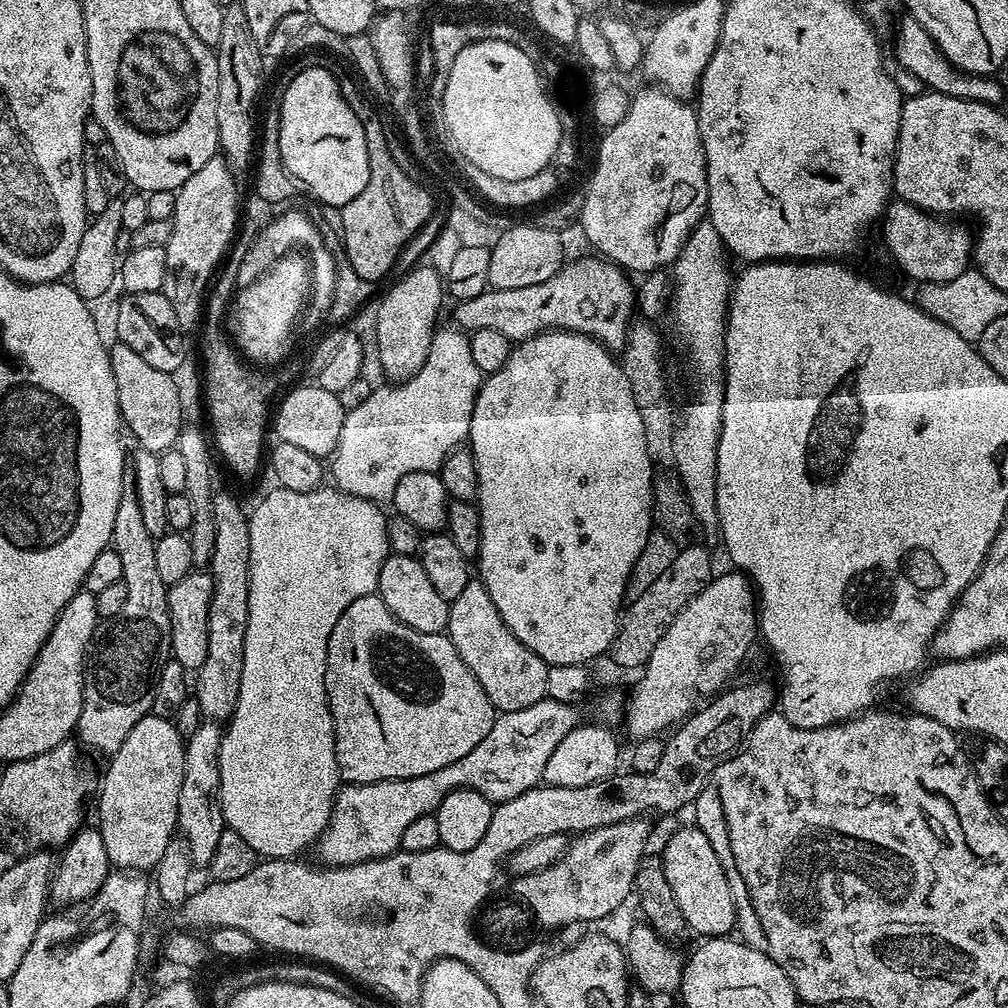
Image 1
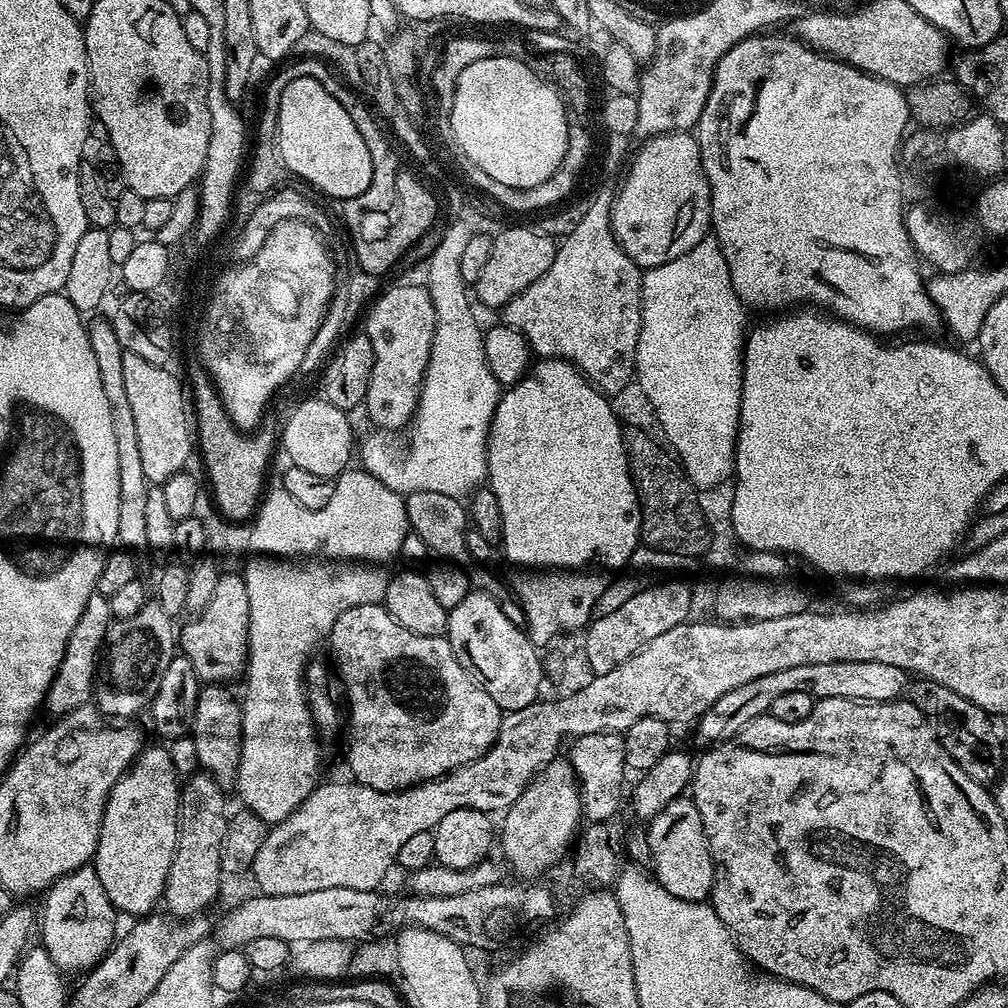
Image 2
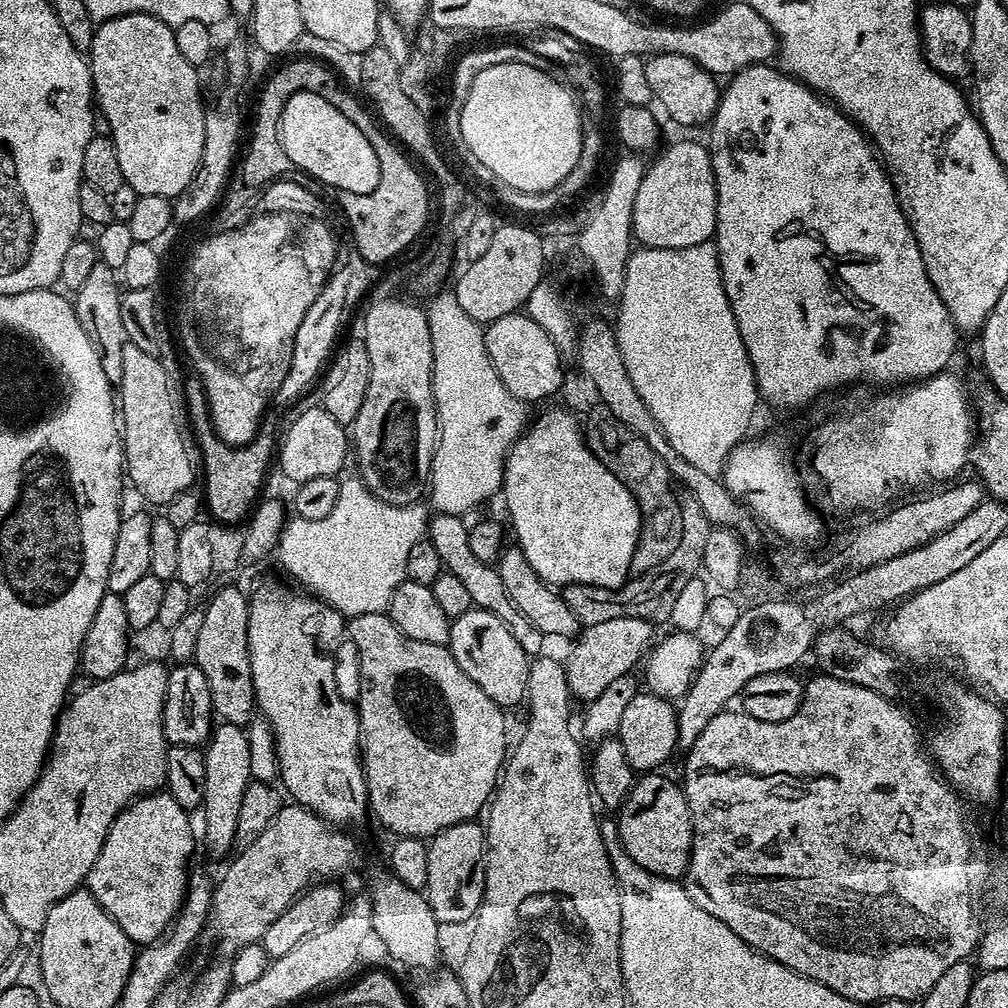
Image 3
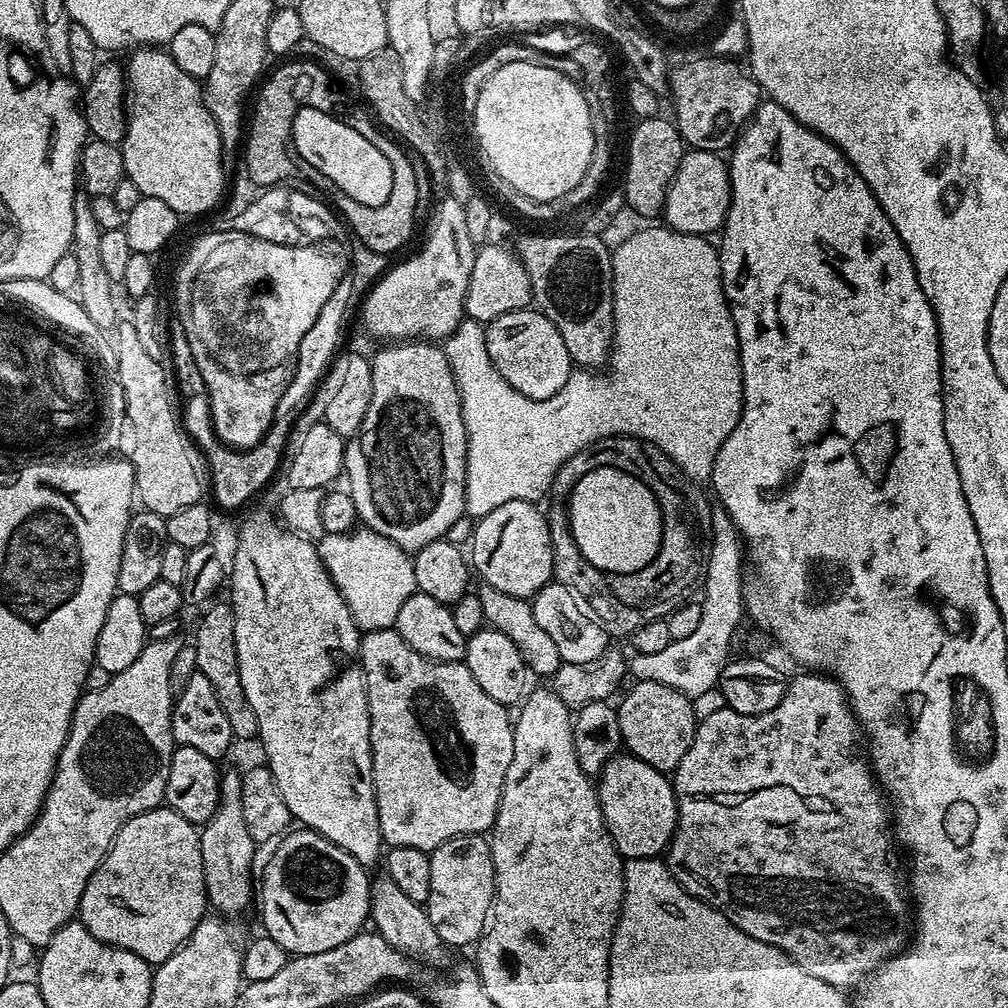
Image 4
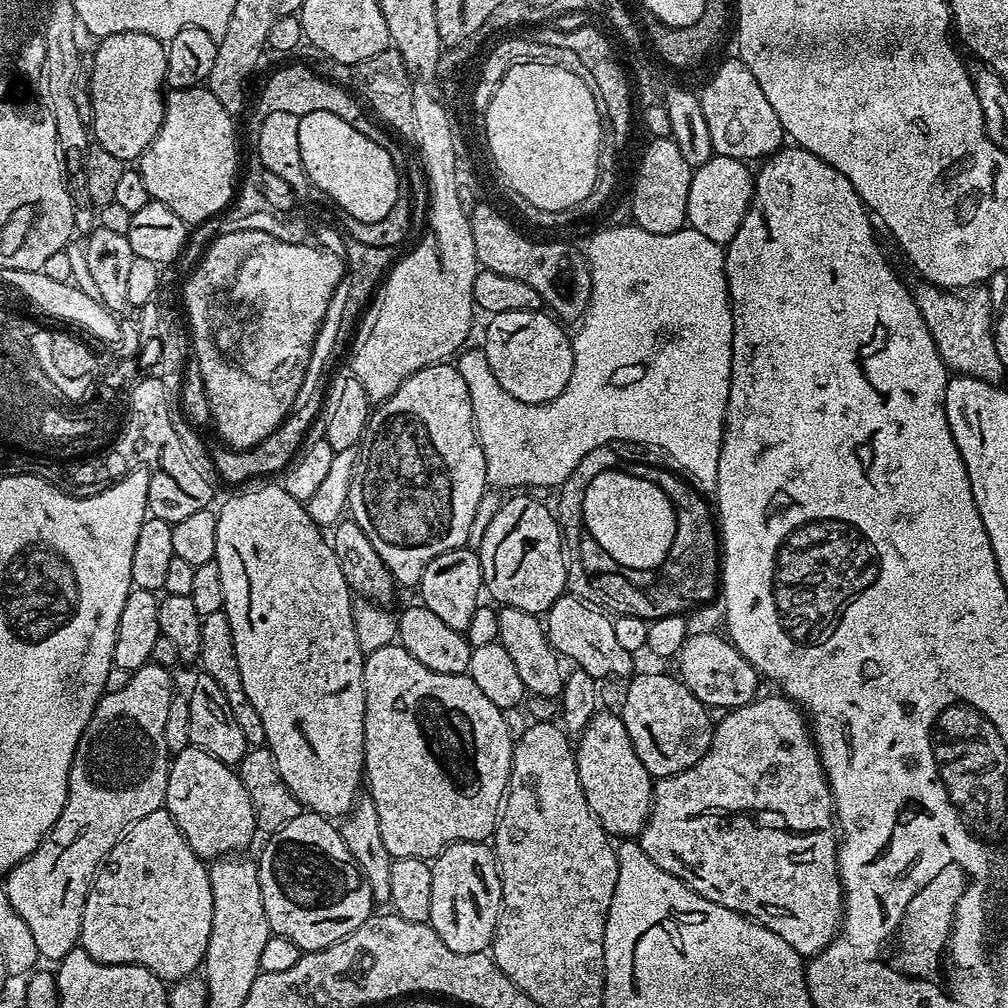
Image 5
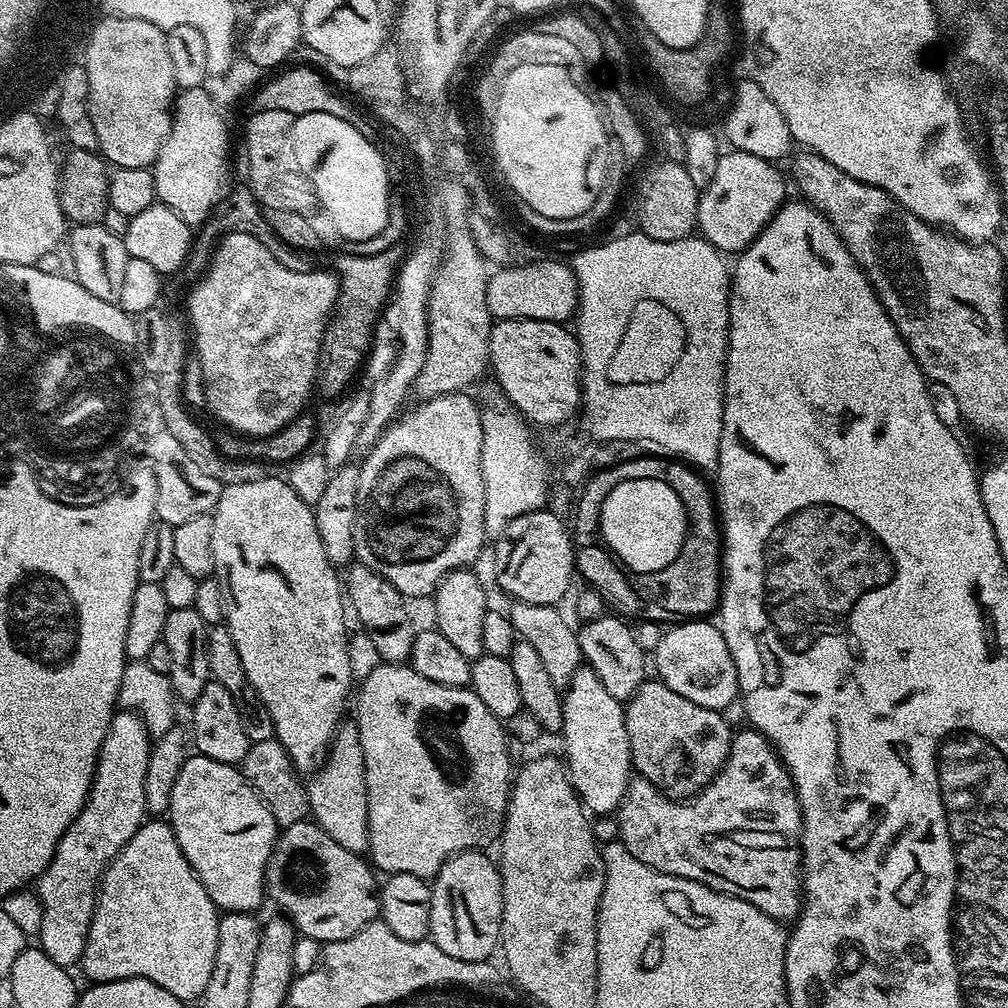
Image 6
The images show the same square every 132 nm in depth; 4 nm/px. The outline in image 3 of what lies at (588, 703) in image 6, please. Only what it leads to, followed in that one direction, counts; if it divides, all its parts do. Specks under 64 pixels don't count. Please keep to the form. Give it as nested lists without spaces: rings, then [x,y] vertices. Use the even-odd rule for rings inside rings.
[[[644,774],[633,783],[618,810],[618,831],[620,841],[638,862],[650,874],[664,876],[667,880],[679,881],[688,870],[692,853],[692,815],[690,806],[684,797],[683,787],[660,774]]]

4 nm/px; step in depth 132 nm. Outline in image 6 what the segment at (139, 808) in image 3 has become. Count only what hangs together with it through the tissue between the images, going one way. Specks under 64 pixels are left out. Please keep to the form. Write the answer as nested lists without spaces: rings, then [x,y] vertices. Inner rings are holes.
[[[164,818],[145,819],[143,826],[134,834],[134,838],[130,838],[130,842],[126,842],[126,846],[122,846],[122,850],[111,860],[108,864],[108,869],[104,871],[104,877],[100,879],[100,886],[96,893],[96,909],[92,915],[90,930],[86,938],[86,946],[84,947],[82,969],[84,968],[84,972],[89,976],[89,981],[92,984],[105,984],[106,982],[114,982],[115,980],[125,980],[131,976],[134,978],[146,978],[150,982],[162,986],[162,990],[170,990],[170,994],[174,994],[174,998],[191,1002],[195,996],[196,999],[203,997],[206,990],[206,982],[210,982],[210,974],[214,970],[214,954],[218,950],[218,926],[220,925],[220,918],[221,913],[210,898],[210,894],[206,894],[202,882],[194,874],[192,867],[186,862],[186,858],[174,838],[172,825]]]

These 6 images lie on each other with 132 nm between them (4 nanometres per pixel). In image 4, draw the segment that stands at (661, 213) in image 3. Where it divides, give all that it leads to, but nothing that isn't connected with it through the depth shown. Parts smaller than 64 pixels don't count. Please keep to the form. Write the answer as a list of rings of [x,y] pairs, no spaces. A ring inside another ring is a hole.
[[[706,150],[685,151],[672,184],[664,195],[663,223],[676,232],[689,232],[695,236],[707,237],[712,234],[708,232],[719,233],[728,217],[731,197],[732,187],[725,157]]]

